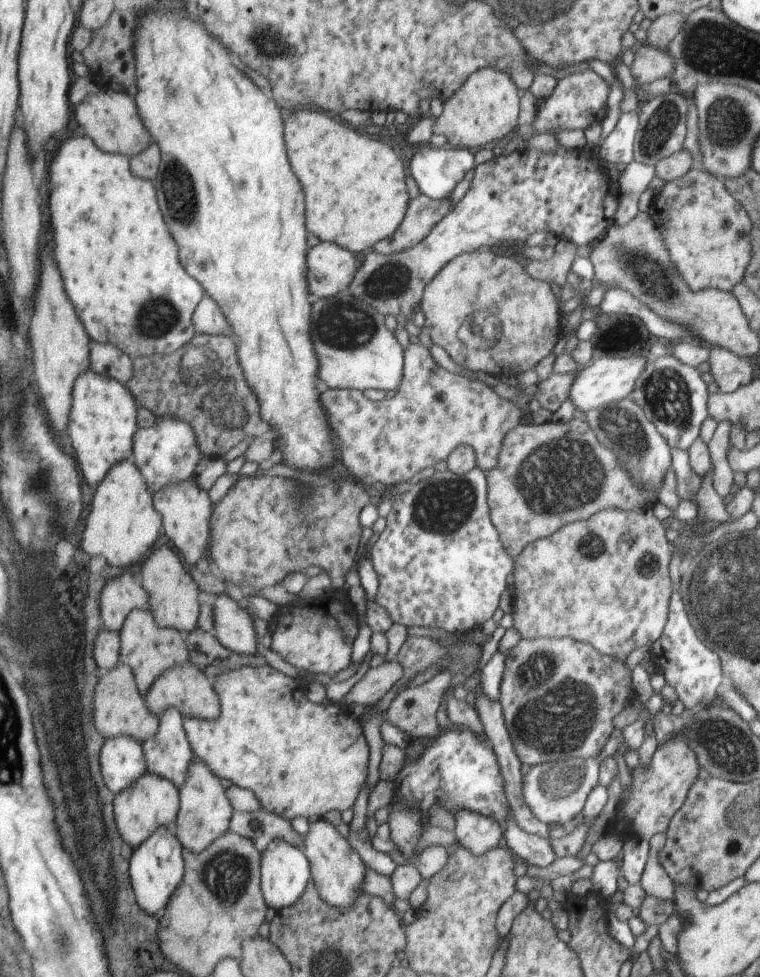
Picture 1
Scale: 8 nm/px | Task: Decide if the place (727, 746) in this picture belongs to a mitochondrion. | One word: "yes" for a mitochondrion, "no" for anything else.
yes

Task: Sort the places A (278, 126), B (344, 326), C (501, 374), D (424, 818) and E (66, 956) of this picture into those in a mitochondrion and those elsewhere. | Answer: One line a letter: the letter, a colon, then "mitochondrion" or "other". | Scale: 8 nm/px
A: other
B: mitochondrion
C: other
D: other
E: mitochondrion

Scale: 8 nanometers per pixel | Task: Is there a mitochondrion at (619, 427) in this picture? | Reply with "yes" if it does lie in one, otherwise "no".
yes

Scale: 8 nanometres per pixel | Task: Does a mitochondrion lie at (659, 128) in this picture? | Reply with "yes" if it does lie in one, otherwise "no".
yes

